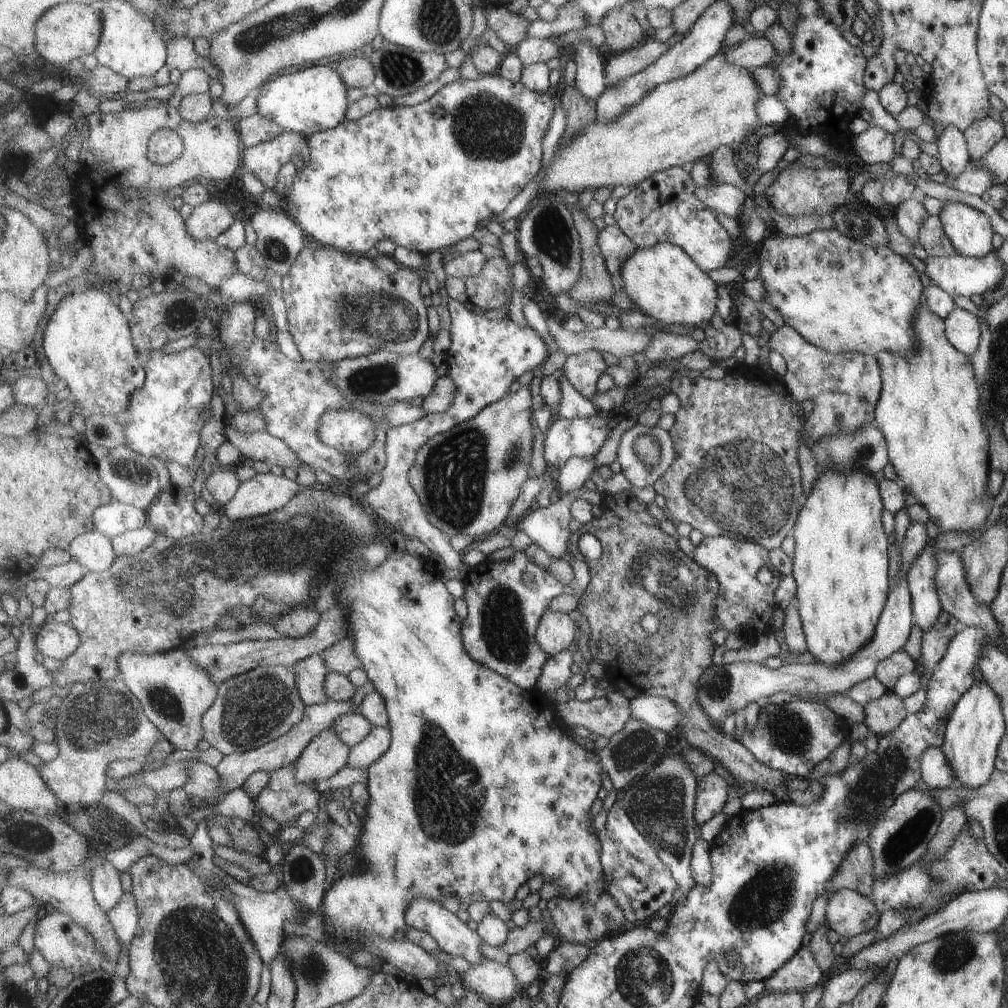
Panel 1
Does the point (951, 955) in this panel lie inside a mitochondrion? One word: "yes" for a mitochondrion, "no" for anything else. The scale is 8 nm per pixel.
yes

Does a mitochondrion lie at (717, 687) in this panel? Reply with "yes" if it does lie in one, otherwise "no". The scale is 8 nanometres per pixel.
yes

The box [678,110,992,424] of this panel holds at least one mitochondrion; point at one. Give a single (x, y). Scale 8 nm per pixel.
(856, 220)

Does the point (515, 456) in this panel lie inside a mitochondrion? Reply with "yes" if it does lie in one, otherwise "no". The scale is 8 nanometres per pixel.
yes

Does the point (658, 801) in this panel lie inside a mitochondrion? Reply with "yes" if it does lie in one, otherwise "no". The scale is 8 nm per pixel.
yes

